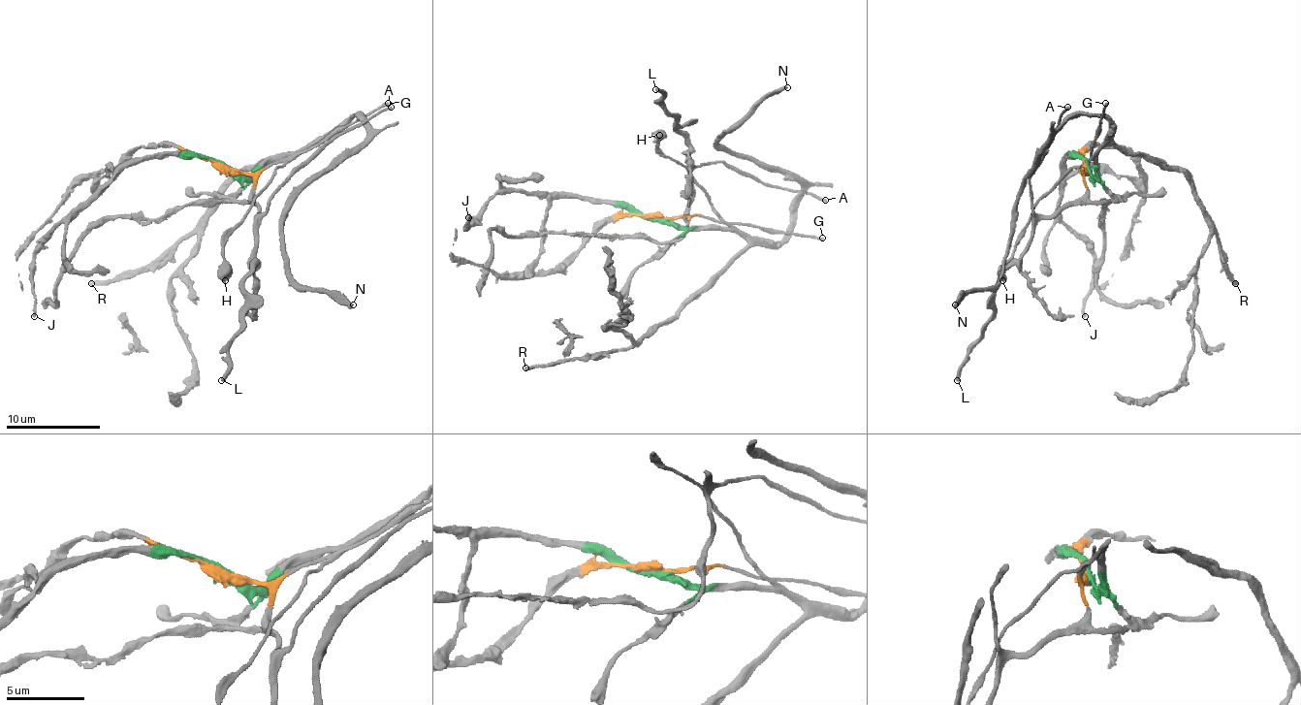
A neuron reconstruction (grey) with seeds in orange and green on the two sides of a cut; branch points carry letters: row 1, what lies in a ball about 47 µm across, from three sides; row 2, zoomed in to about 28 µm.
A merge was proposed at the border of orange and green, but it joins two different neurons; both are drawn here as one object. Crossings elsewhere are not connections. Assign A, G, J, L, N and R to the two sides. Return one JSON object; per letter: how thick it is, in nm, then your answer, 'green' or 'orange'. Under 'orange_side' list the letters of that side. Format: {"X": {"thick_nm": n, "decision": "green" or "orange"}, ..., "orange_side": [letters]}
{"A": {"thick_nm": 190, "decision": "orange"}, "G": {"thick_nm": 220, "decision": "orange"}, "J": {"thick_nm": 220, "decision": "green"}, "L": {"thick_nm": 320, "decision": "orange"}, "N": {"thick_nm": 380, "decision": "green"}, "R": {"thick_nm": 300, "decision": "green"}, "orange_side": ["A", "G", "L"]}

